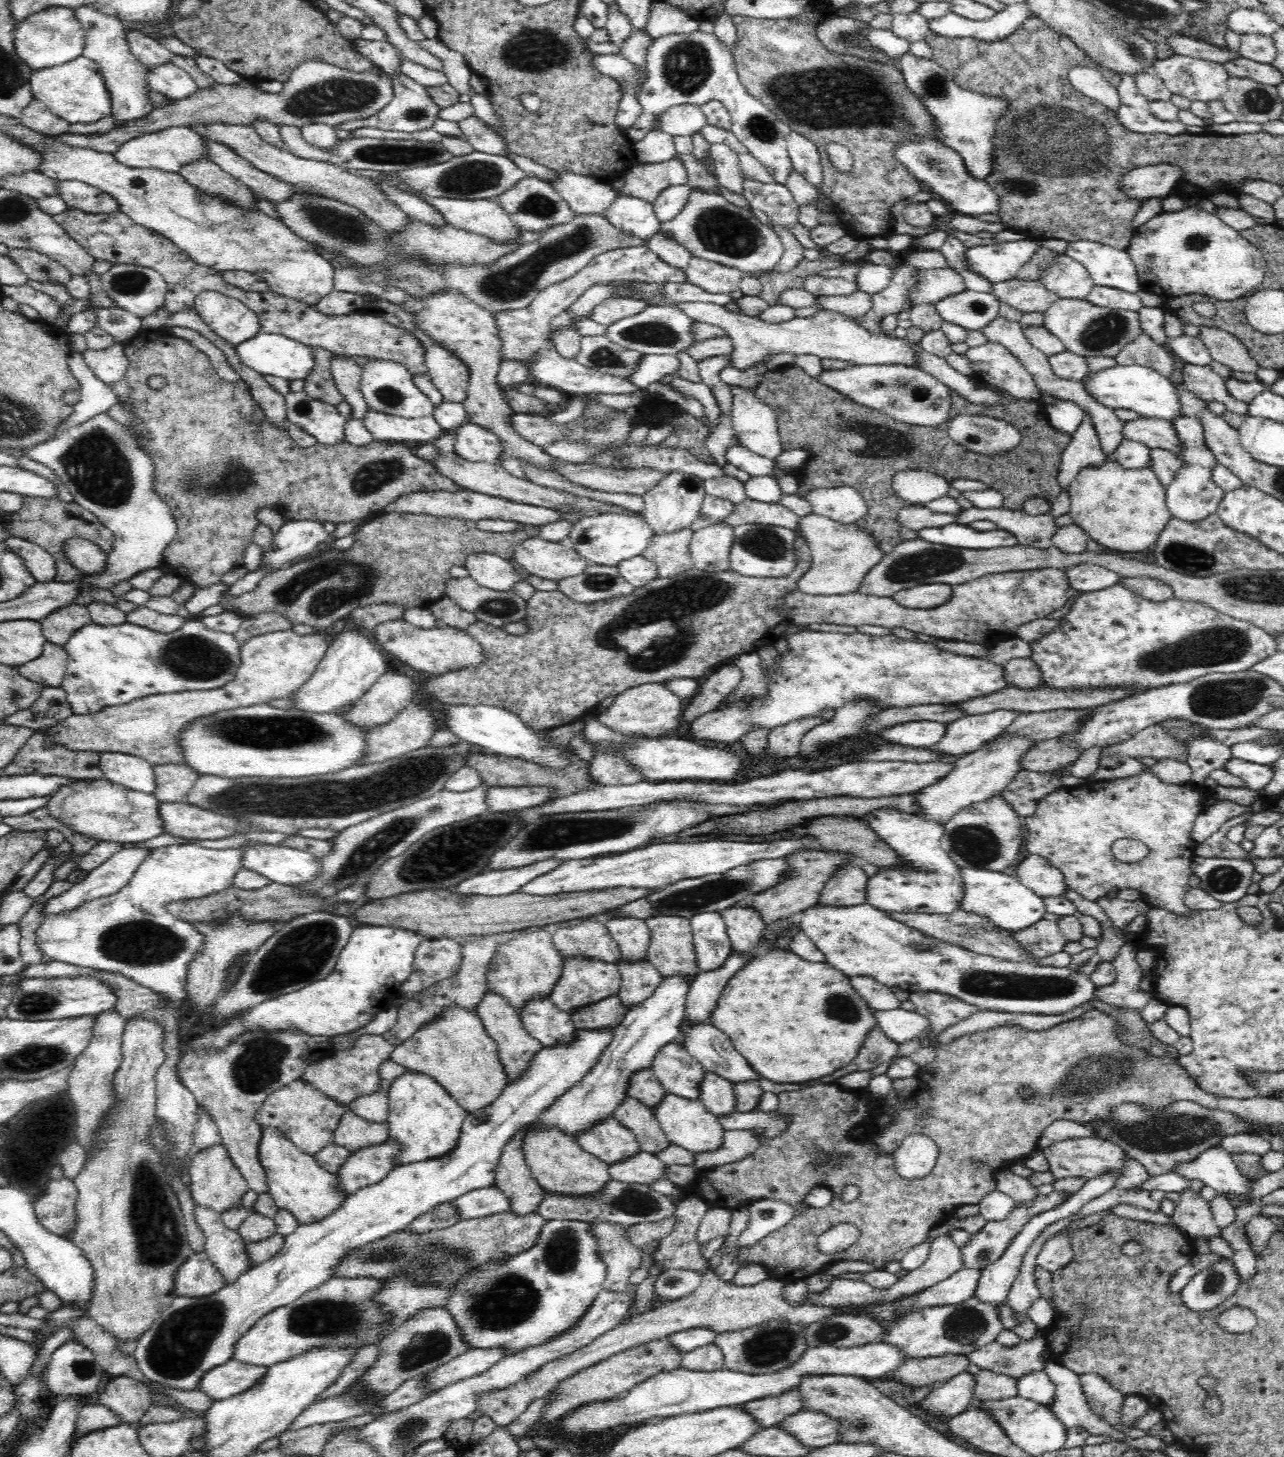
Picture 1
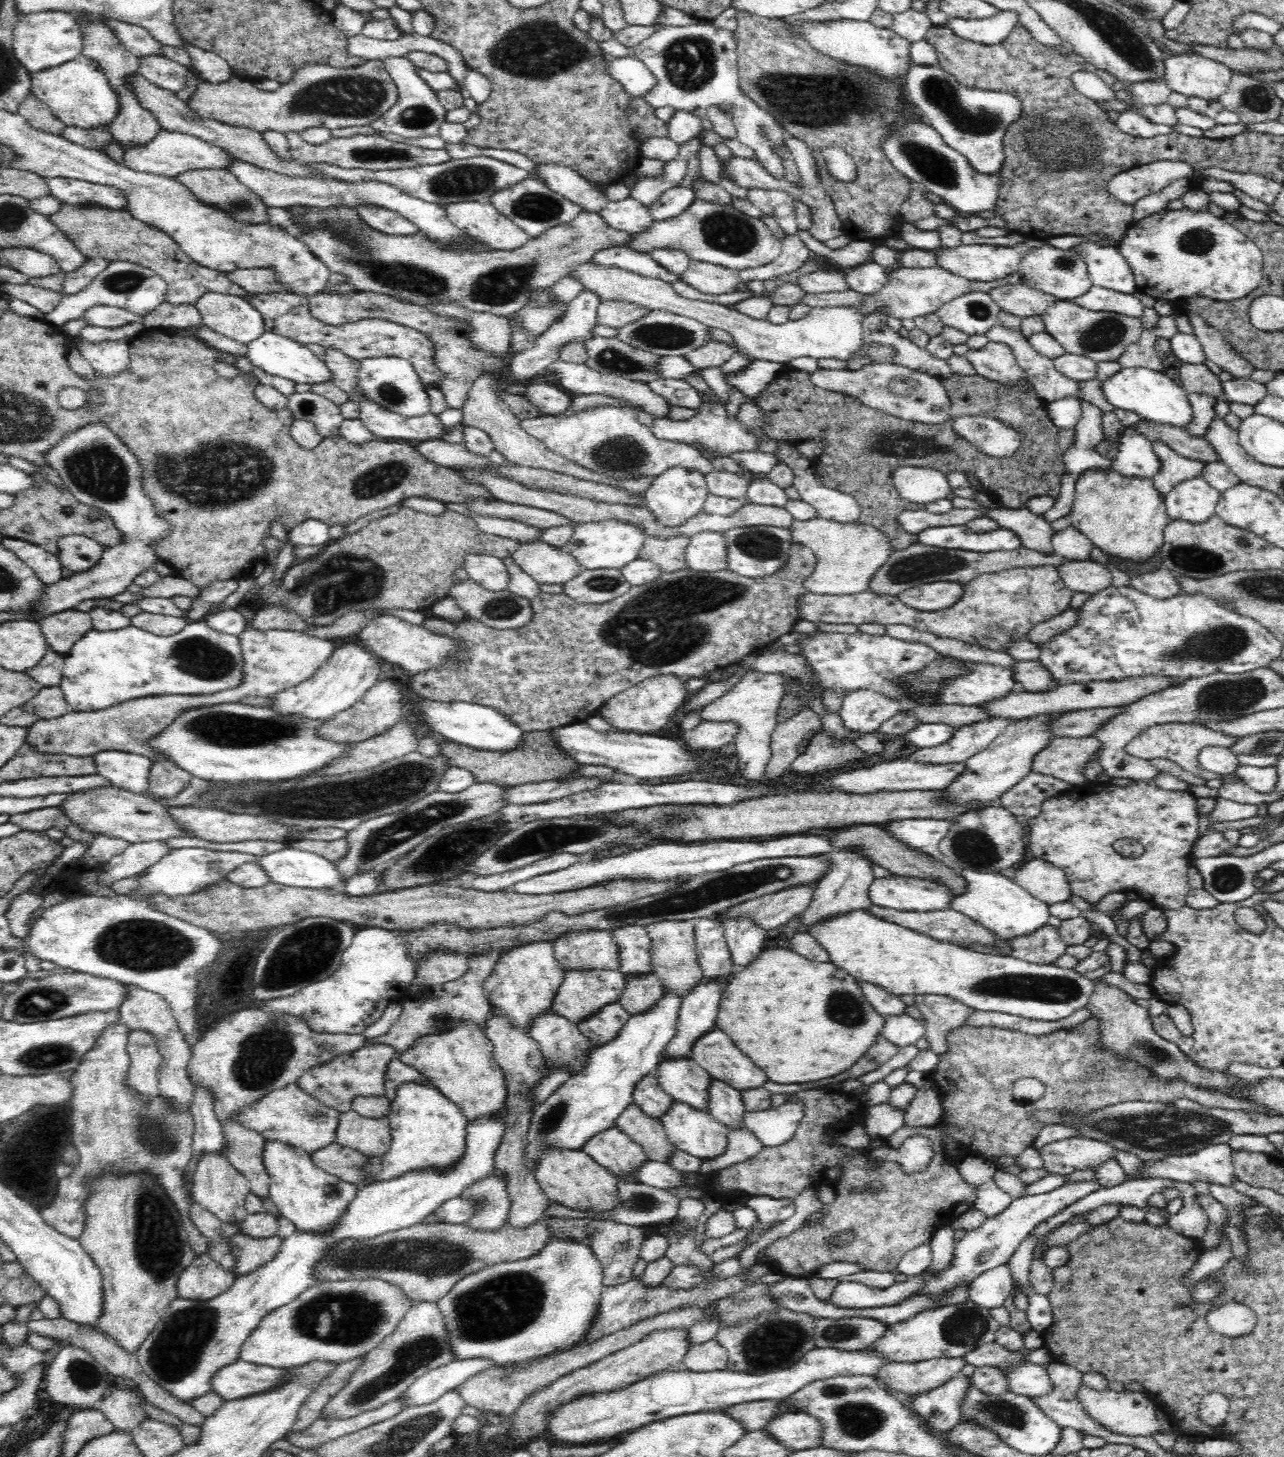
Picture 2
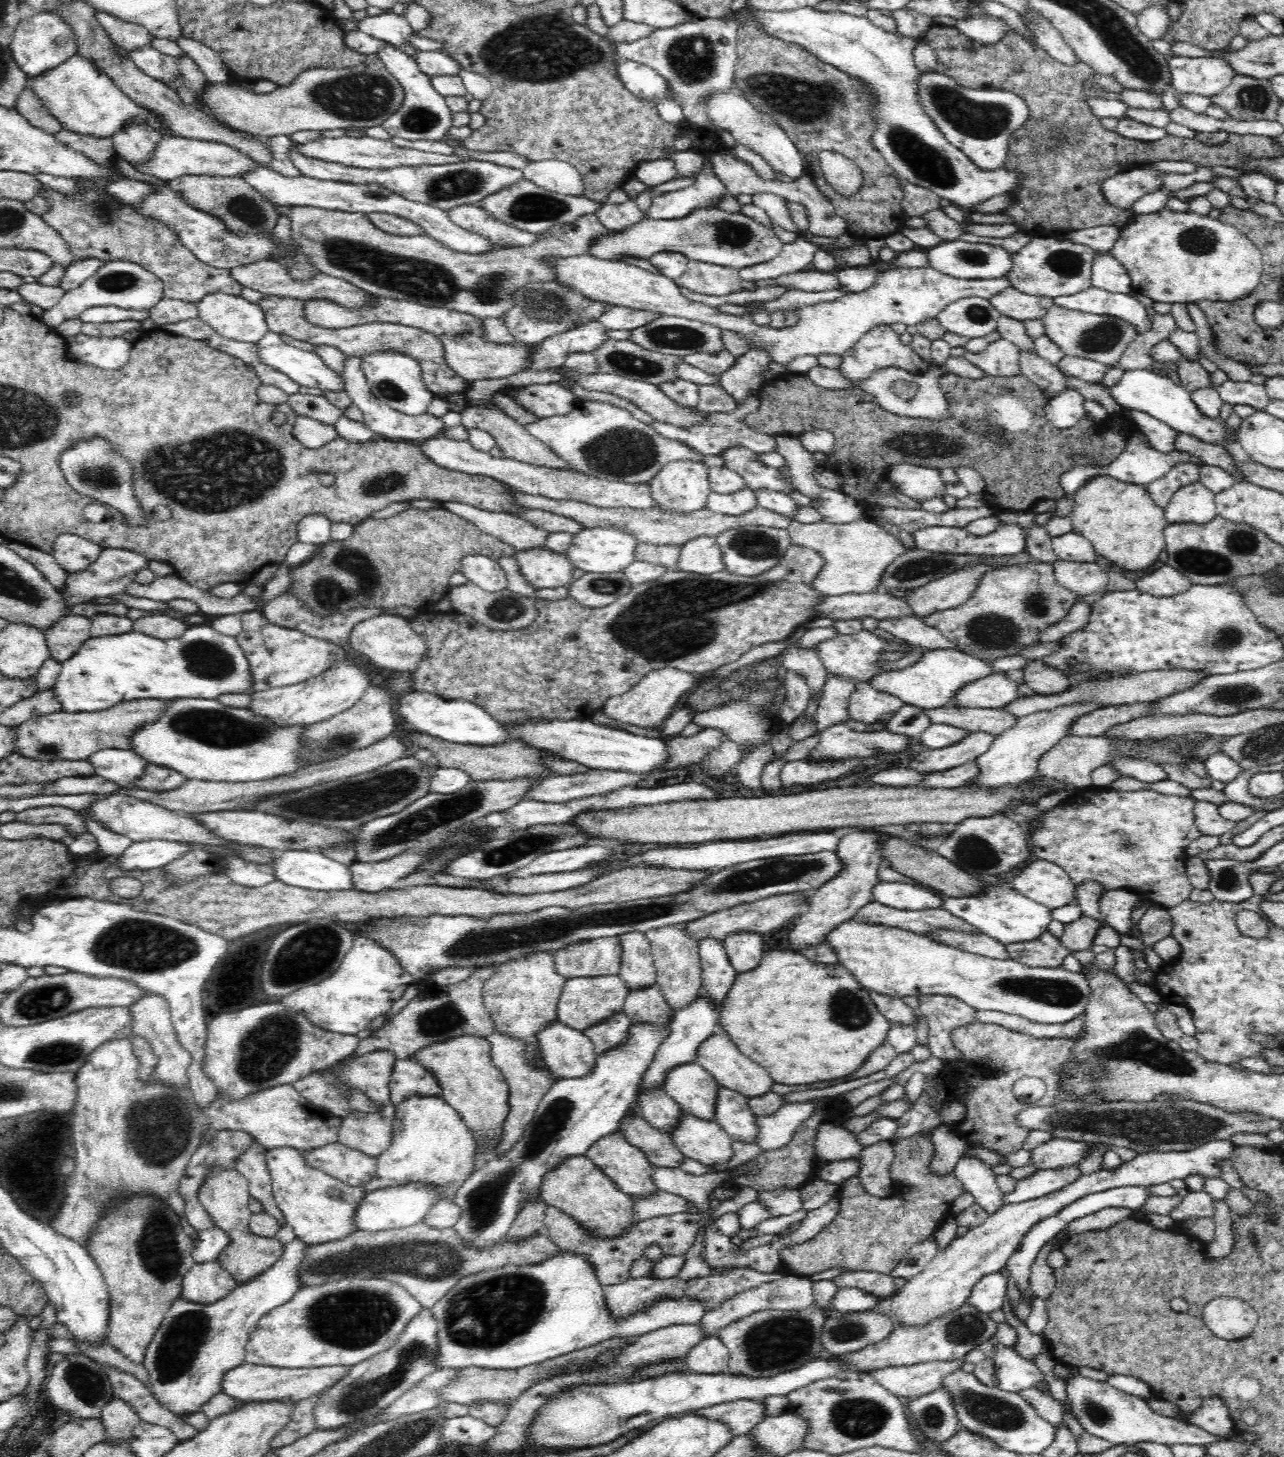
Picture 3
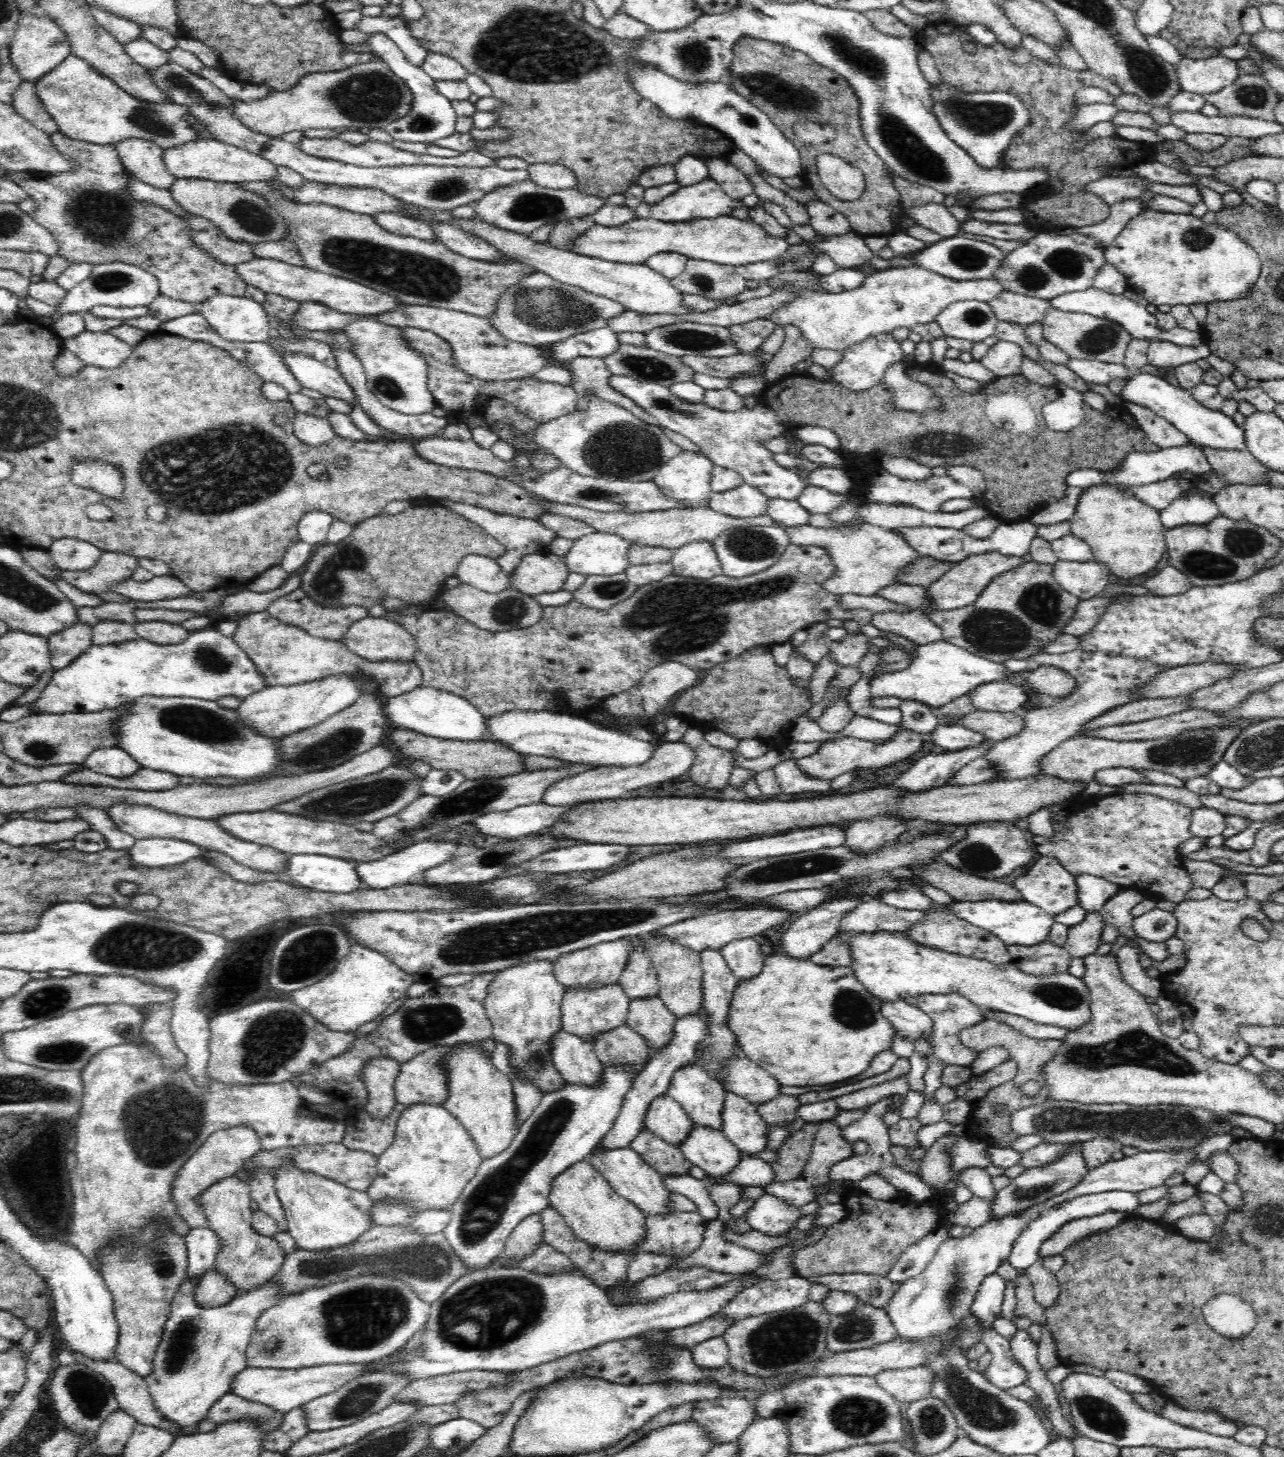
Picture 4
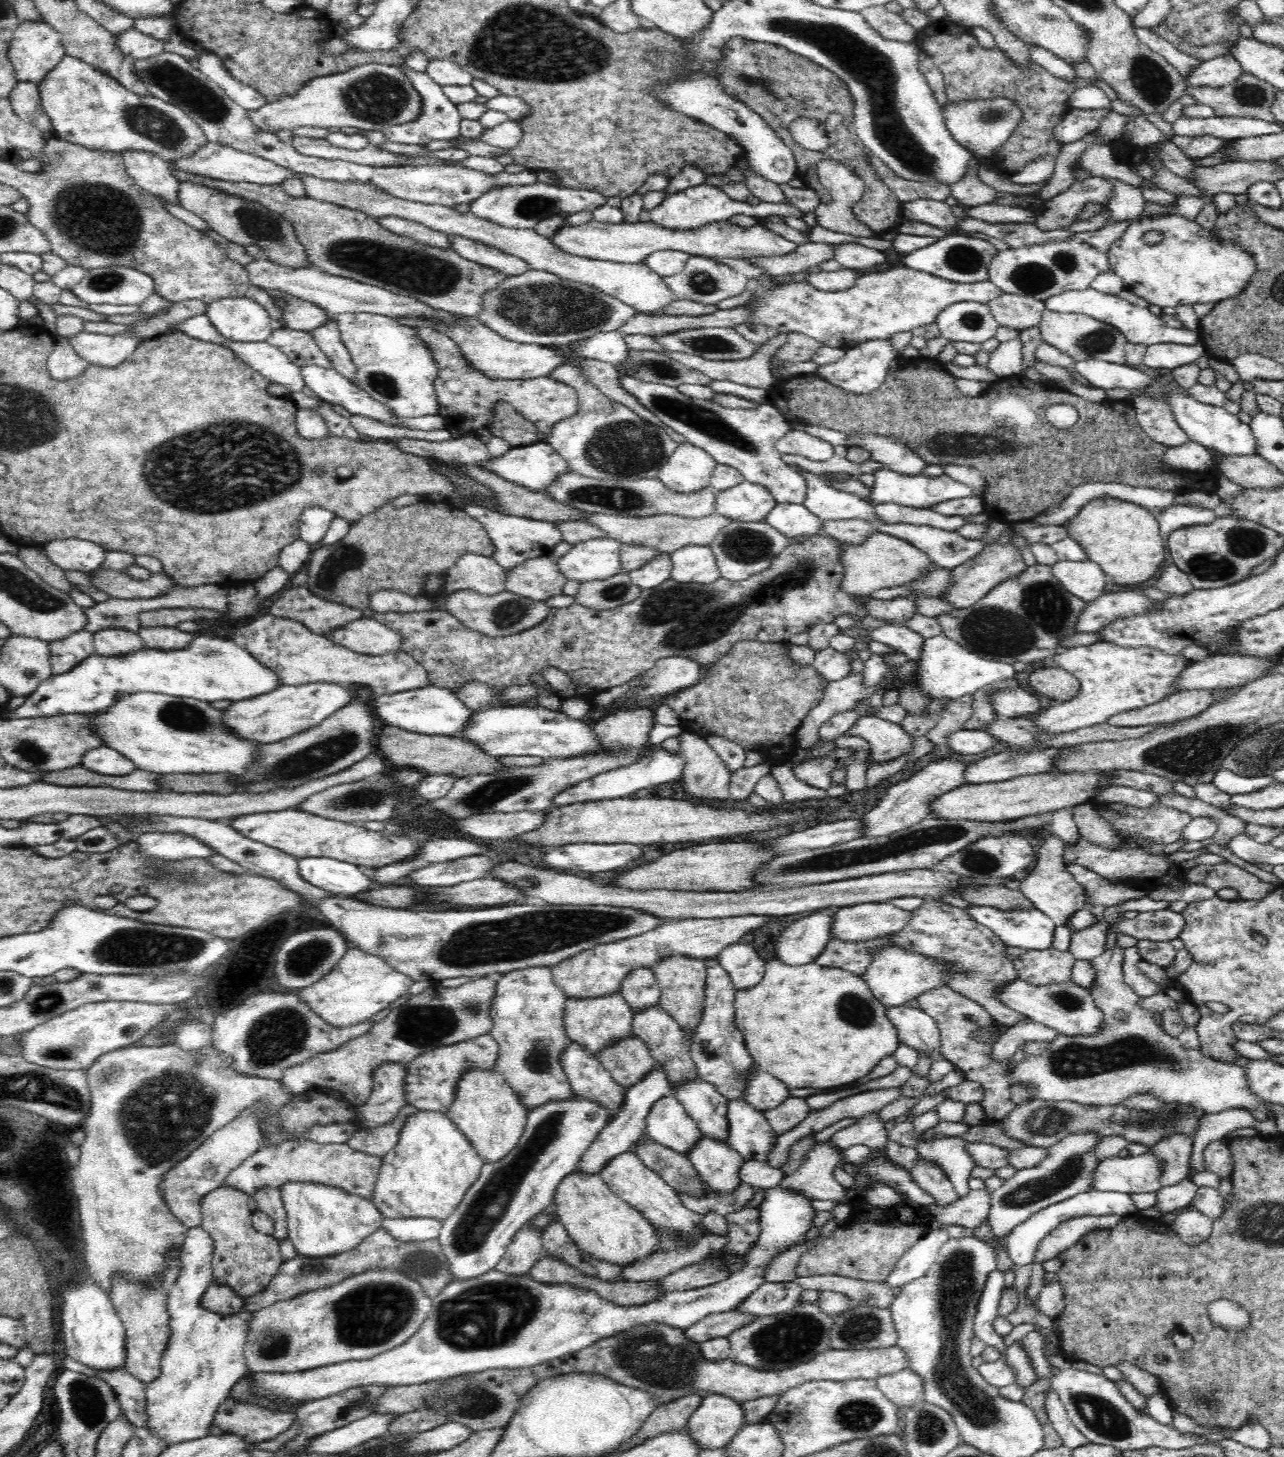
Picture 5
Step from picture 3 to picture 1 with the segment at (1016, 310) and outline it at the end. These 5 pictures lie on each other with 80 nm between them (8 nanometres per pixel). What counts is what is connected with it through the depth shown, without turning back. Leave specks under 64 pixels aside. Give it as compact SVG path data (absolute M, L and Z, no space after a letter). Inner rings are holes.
M1005 280L992 286L992 294L1002 303L1010 304L1020 312L1044 312L1060 298L1048 291L1044 283L1038 280Z

